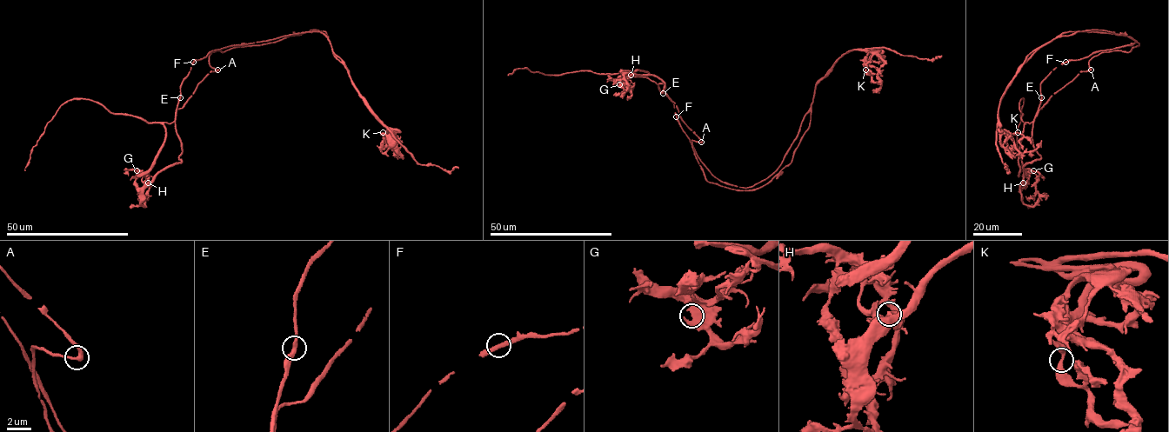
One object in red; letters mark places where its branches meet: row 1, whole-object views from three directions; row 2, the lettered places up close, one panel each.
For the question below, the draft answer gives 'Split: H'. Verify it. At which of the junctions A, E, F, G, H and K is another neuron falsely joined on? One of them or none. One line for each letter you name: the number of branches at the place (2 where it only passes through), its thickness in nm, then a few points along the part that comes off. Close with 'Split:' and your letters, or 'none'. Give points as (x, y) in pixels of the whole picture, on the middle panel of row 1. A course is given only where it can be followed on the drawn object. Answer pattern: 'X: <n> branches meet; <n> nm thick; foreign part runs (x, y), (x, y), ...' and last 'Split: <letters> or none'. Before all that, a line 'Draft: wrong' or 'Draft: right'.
Draft: right
H: 2 branches meet; 320 nm thick; foreign part runs (631, 75), (675, 103), (707, 181), (748, 190), (791, 161), (845, 52), (875, 50), (881, 82)
Split: H

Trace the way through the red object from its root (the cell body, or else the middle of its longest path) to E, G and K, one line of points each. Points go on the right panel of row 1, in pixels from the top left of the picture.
E: (1133, 47), (1129, 51), (1114, 50), (1093, 56), (1089, 62), (1090, 70), (1080, 71), (1039, 109), (1041, 97)
G: (1133, 47), (1093, 56), (1090, 70), (1041, 108), (1032, 132), (1040, 157), (1023, 167), (1023, 182), (1033, 170)
K: (1133, 47), (1139, 44), (1129, 36), (1095, 29), (1043, 44), (1018, 69), (1000, 103), (999, 134), (1018, 132)

